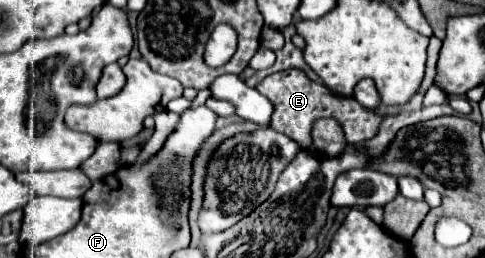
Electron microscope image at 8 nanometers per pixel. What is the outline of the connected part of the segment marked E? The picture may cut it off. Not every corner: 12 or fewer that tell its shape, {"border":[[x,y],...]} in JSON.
{"border":[[297,68],[255,88],[275,106],[269,126],[311,146],[311,126],[335,118],[351,146],[383,120]]}

